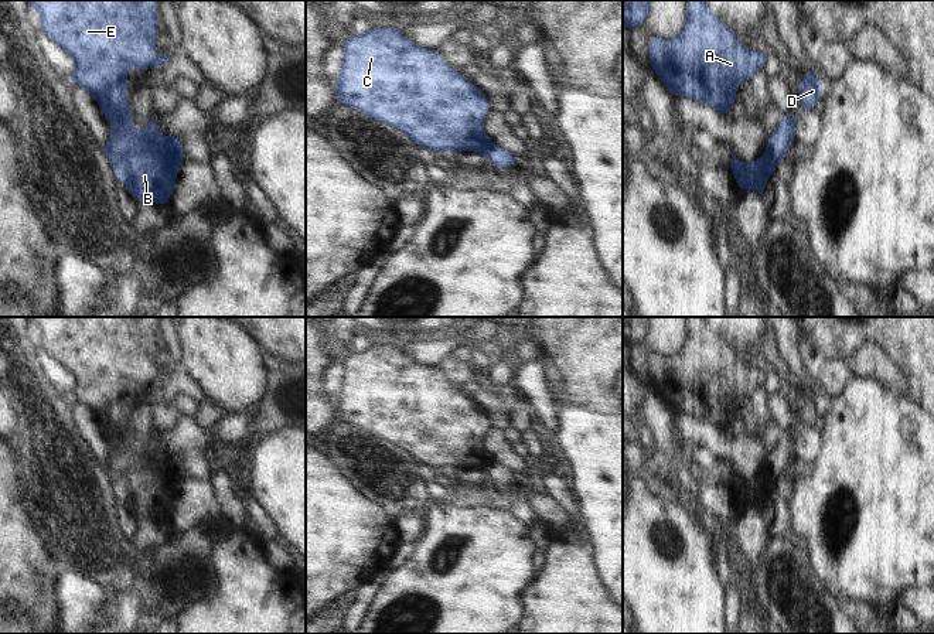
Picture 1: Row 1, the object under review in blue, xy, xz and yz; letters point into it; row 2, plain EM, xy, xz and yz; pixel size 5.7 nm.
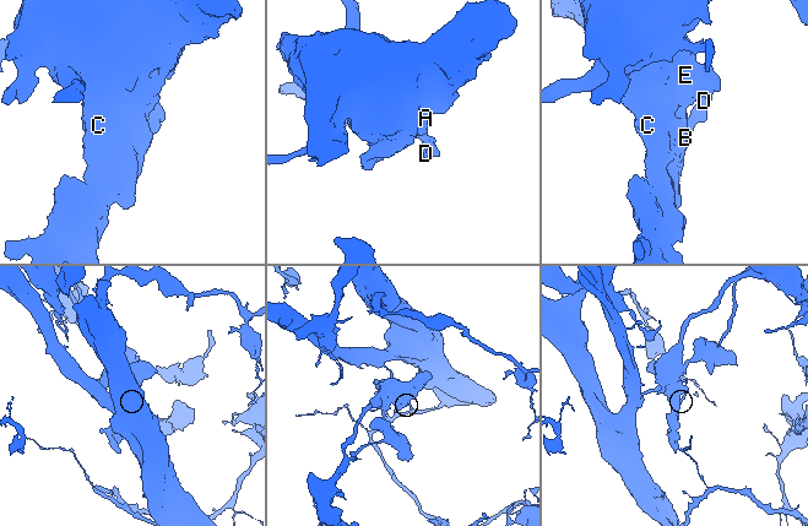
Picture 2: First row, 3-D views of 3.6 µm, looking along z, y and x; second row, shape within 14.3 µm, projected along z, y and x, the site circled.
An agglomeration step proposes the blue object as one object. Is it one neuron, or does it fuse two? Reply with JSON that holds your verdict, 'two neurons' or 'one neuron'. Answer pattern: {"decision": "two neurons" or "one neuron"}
{"decision": "two neurons"}

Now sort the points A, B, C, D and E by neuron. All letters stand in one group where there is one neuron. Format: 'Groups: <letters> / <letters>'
Groups: A B C E / D

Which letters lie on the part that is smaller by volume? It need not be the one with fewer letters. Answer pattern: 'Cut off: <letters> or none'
Cut off: D

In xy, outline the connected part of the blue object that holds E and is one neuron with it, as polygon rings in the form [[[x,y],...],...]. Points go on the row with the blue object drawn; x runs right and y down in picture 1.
[[[28,0],[30,6],[34,6],[40,16],[41,16],[41,30],[65,52],[68,52],[72,57],[72,61],[75,62],[75,71],[69,79],[69,85],[78,85],[86,91],[91,92],[92,98],[100,105],[103,115],[106,117],[106,122],[109,119],[113,120],[113,126],[109,126],[110,130],[110,142],[102,147],[105,151],[108,160],[112,164],[113,174],[116,181],[125,181],[127,184],[129,192],[133,195],[133,200],[136,204],[139,204],[140,198],[150,198],[153,202],[166,207],[170,198],[171,188],[174,185],[175,177],[178,174],[178,166],[181,164],[181,158],[175,154],[174,146],[170,143],[170,137],[163,136],[156,130],[156,120],[151,119],[147,125],[147,127],[142,133],[133,132],[133,115],[129,109],[129,96],[126,95],[126,67],[130,64],[133,67],[137,67],[140,69],[150,71],[154,65],[164,65],[170,58],[171,54],[164,55],[161,59],[158,58],[158,51],[153,42],[154,37],[158,34],[156,28],[156,17],[157,17],[157,3],[156,0]]]

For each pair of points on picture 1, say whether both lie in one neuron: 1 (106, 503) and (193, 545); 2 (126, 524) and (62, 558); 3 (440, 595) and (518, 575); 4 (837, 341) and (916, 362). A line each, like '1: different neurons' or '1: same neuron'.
1: same neuron
2: different neurons
3: same neuron
4: same neuron

